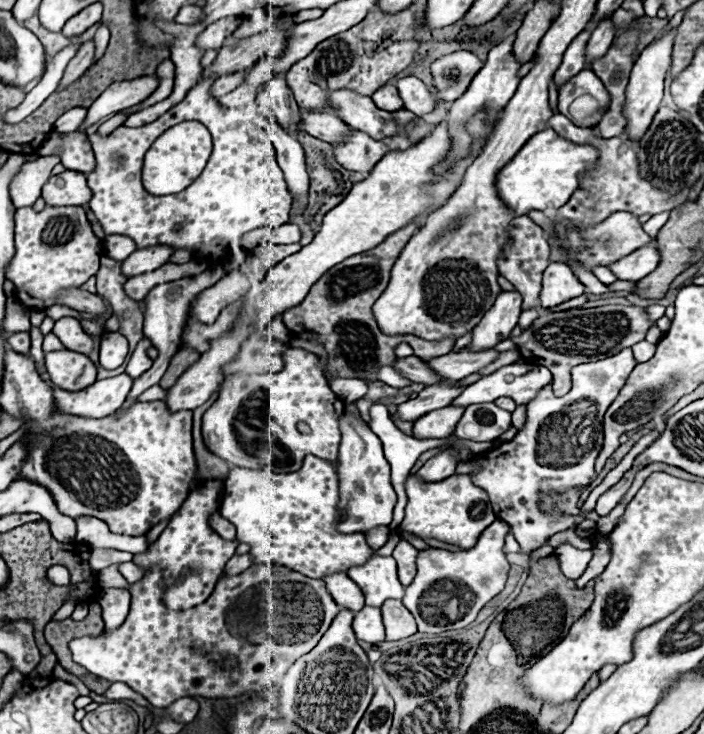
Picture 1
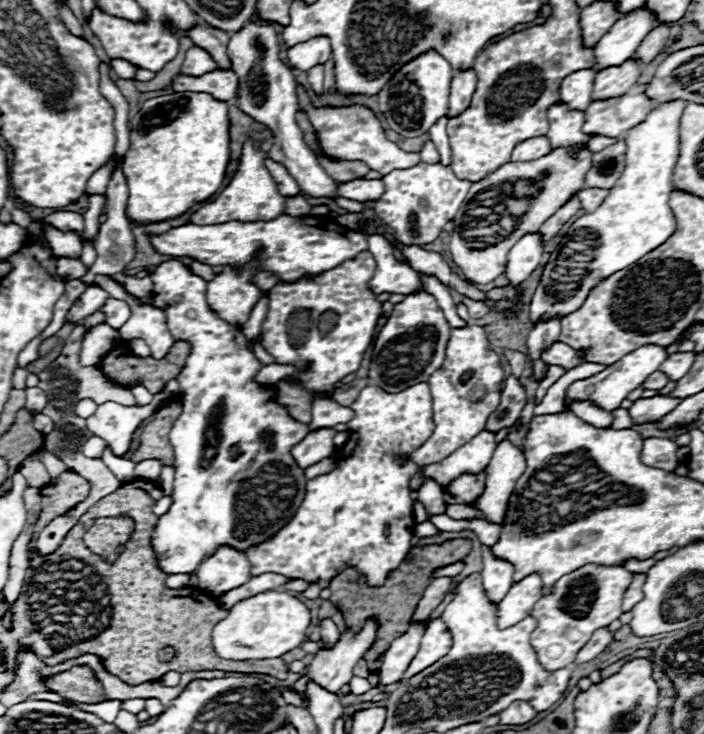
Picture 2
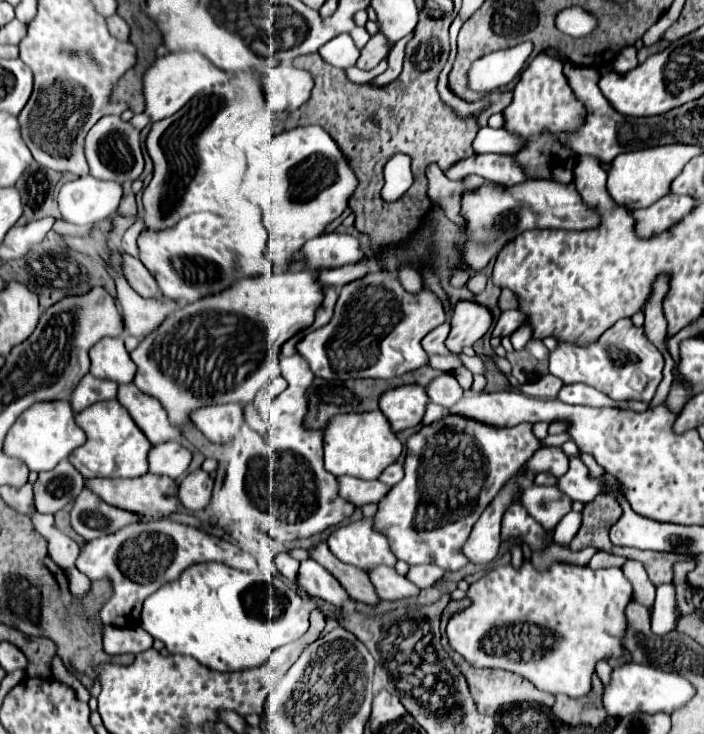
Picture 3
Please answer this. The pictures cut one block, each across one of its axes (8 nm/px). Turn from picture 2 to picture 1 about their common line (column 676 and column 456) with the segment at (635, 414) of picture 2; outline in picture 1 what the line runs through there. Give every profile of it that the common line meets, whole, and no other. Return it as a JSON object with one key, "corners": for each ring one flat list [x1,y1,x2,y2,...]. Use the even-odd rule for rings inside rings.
{"corners":[[514,362,466,386,452,404,466,408,474,402,494,402,500,396,510,396,514,398,516,406,522,406,528,404,538,394,538,390,542,390,542,386,548,386,550,380,552,374,546,366]]}

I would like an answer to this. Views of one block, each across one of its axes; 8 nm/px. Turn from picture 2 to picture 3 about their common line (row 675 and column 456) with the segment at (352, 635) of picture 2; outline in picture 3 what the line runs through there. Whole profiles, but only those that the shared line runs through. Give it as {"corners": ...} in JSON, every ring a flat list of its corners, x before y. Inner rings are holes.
{"corners":[[460,300,452,314,452,330,446,340,446,348,450,352,462,352,462,348,472,346,476,340,480,340,492,322,492,314,474,302]]}

